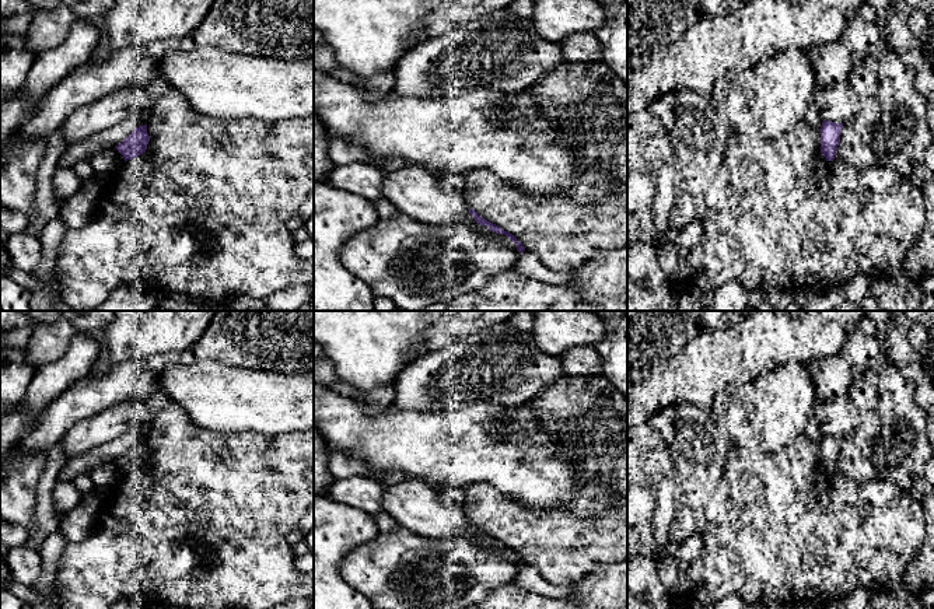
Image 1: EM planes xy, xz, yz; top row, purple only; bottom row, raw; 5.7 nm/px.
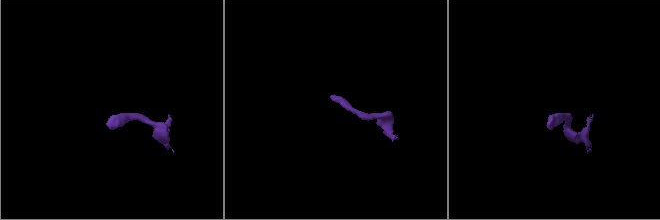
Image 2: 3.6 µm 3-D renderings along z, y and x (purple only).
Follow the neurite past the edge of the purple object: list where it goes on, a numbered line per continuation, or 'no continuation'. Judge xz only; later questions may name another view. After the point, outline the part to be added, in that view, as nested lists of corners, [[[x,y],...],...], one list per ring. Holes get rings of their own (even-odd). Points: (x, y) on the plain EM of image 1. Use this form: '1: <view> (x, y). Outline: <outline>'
no continuation

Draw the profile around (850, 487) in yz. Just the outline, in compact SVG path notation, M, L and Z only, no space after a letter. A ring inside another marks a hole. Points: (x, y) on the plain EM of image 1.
M840 473L830 475L830 482L844 501L858 501L858 484L856 482Z

